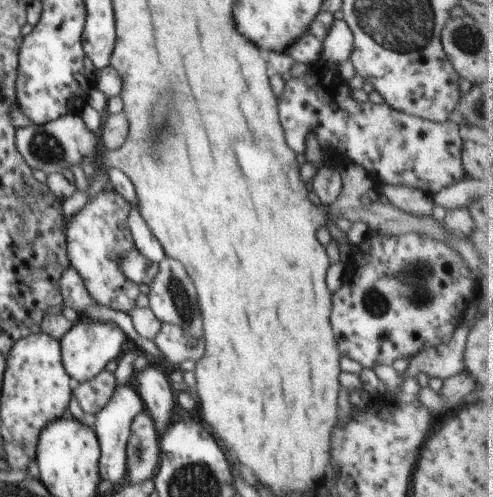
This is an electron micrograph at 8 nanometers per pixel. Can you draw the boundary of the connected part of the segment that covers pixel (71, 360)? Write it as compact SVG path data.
M112 321L105 323L78 322L61 338L61 355L63 367L72 377L83 383L92 380L99 372L104 370L107 362L110 360L118 361L123 355L122 344L128 340L128 337L117 324Z

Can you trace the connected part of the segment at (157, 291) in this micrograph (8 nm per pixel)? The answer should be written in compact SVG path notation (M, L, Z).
M168 256L164 257L160 260L158 274L149 284L149 287L149 307L163 323L181 326L193 341L204 337L203 318L198 302L197 290L188 271L184 268L184 264Z

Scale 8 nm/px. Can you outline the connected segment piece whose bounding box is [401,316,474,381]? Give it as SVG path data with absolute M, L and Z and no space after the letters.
M469 316L462 321L454 331L452 340L447 345L428 348L409 358L410 367L404 378L416 377L419 372L429 377L438 377L443 381L456 376L465 370L463 354L467 347L467 336L474 326L474 319Z

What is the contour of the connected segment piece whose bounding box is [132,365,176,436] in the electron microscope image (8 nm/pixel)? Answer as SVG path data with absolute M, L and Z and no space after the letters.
M150 365L140 372L135 372L132 379L136 390L143 400L146 410L152 417L158 436L163 435L174 422L174 396L163 372Z

